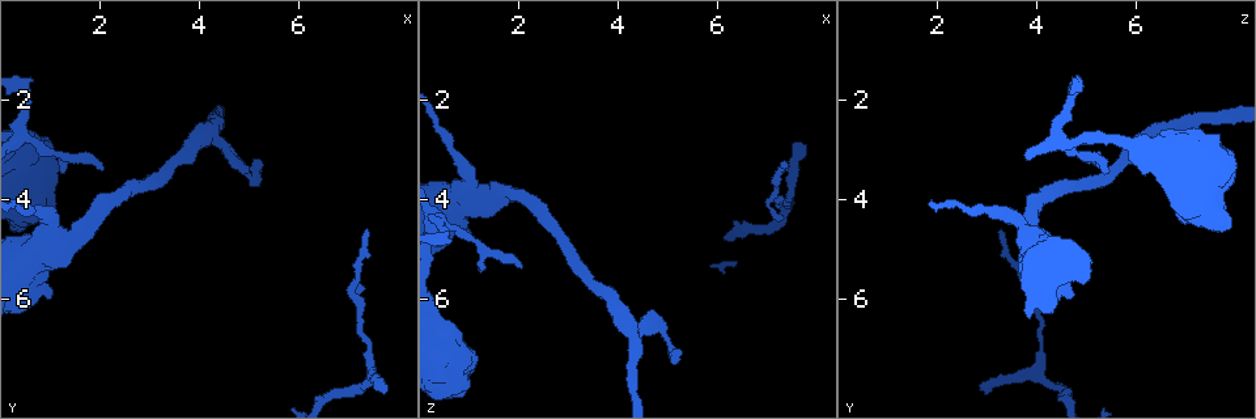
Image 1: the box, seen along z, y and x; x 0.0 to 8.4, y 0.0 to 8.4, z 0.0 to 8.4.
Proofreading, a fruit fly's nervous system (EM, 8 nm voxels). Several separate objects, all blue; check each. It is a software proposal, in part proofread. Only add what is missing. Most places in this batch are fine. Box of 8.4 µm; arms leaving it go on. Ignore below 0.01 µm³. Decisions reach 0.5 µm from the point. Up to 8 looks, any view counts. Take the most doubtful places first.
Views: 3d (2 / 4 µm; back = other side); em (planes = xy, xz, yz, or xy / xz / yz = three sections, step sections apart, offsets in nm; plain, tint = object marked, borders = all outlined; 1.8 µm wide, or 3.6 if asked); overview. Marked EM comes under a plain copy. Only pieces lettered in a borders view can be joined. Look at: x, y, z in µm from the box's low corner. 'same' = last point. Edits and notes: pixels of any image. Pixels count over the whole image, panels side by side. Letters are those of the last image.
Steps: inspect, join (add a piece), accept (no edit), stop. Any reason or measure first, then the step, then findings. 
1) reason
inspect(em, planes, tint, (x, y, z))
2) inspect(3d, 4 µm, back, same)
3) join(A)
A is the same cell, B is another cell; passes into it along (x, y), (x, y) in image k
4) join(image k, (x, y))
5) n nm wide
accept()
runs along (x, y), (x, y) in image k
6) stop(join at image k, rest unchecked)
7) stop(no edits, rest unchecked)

tapers out
inspect(em, yz, step 8, borders, (5.20, 3.20, 7.15))

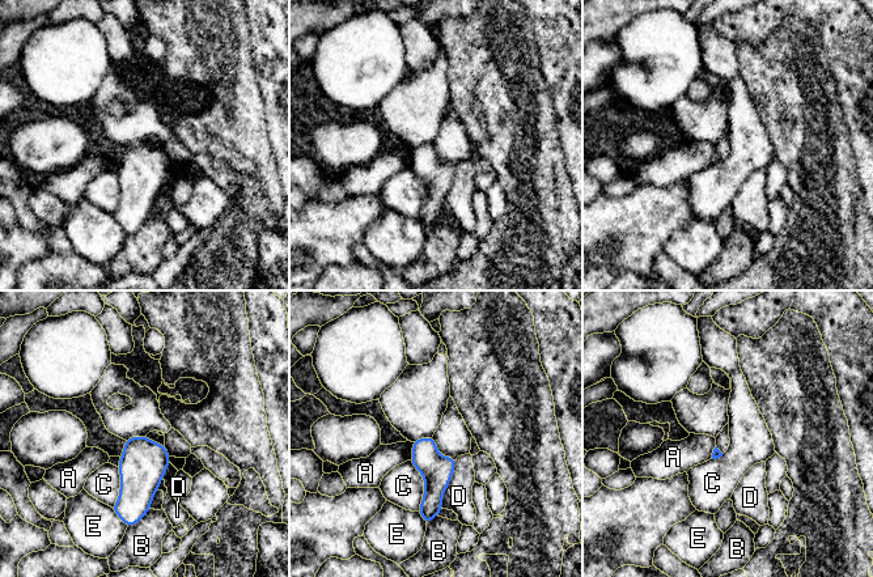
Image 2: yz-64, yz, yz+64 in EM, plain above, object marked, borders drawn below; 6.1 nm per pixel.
accept()
A, B, C, D and E are other cells; border along (410, 459), (423, 478), (418, 510) in image 2; no lettered piece goes on from it

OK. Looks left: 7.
thick turns thin
inspect(3d, 4 µm, (0.85, 5.80, 4.60))

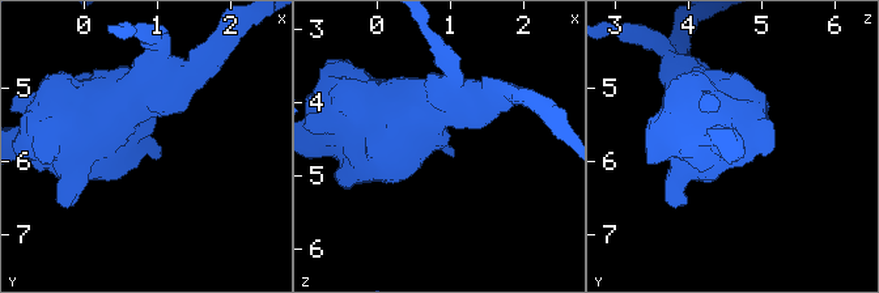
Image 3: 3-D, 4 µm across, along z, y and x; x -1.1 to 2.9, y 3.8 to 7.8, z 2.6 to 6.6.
inspect(em, 3.6 µm, planes, tint, (0.85, 5.80, 4.60))

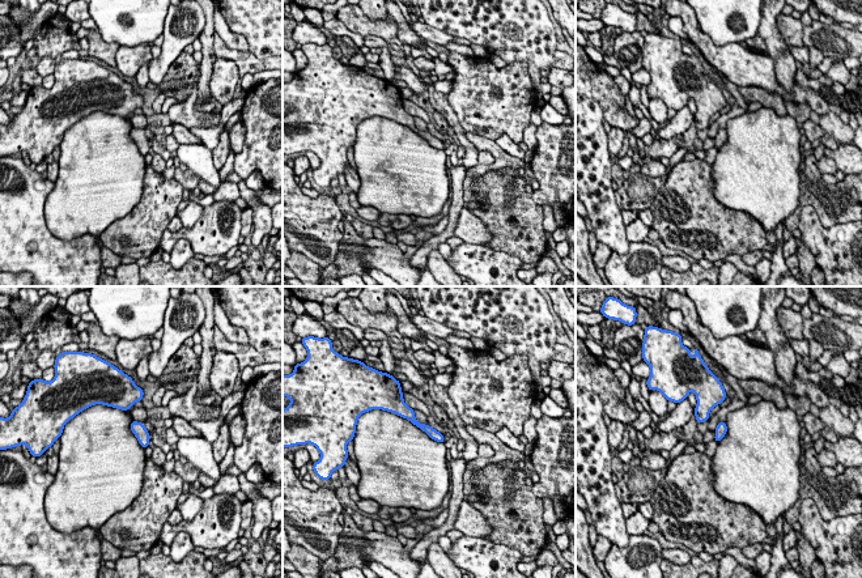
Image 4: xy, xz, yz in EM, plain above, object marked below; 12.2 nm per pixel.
inspect(em, 3.6 µm, planes, borders, same)

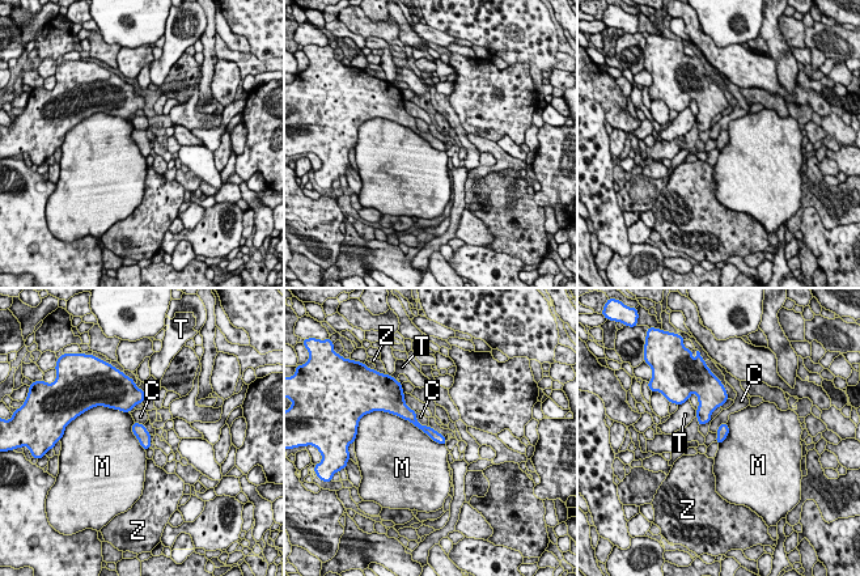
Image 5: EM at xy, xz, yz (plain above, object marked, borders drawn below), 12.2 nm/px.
130 nm wide; M touches over 800 nm
accept()
C, M, T and Z are other cells; no lettered piece goes on from it

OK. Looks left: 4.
an open end
inspect(em, planes, borders, (2.05, 3.35, 5.40))

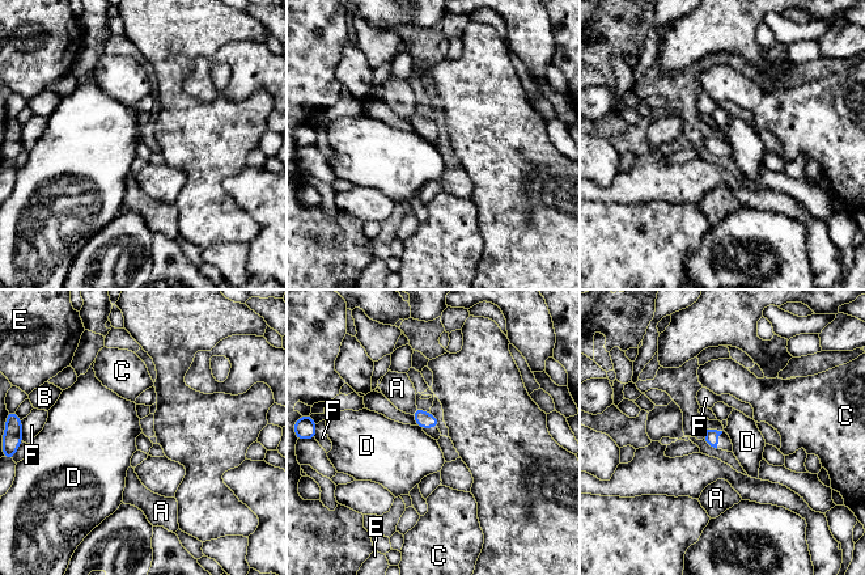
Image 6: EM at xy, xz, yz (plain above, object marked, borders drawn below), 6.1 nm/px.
A touches over 60 nm
accept()
A, B, C, D, E and F are other cells; no lettered piece goes on from it

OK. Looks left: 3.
stop(no edits, rest unchecked)

